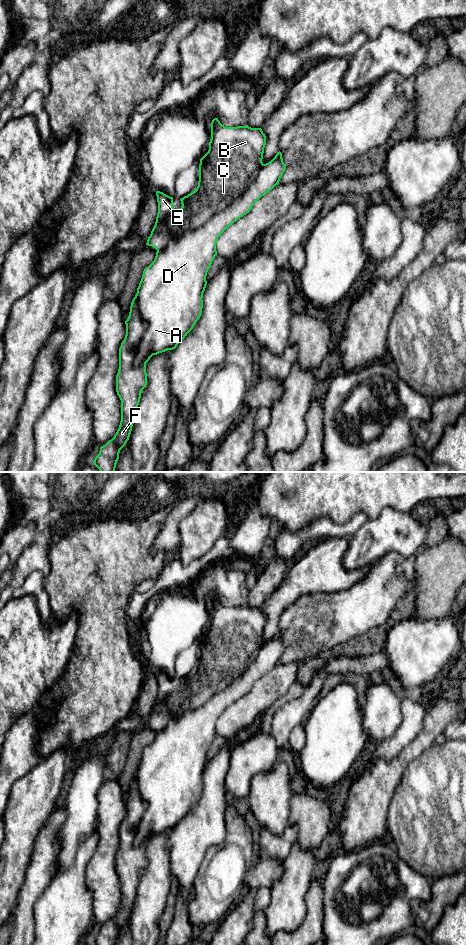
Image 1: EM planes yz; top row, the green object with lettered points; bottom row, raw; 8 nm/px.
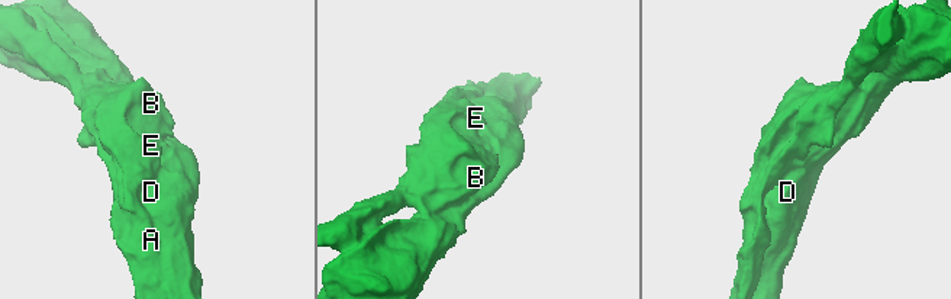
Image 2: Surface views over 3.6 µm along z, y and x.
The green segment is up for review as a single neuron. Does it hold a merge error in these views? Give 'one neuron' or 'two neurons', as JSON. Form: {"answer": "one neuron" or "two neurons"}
{"answer": "two neurons"}

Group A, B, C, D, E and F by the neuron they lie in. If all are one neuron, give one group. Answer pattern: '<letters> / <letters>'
A D / B C E F

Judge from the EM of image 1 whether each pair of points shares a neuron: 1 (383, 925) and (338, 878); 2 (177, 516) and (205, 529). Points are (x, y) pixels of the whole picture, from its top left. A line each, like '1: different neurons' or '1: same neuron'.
1: same neuron
2: different neurons

